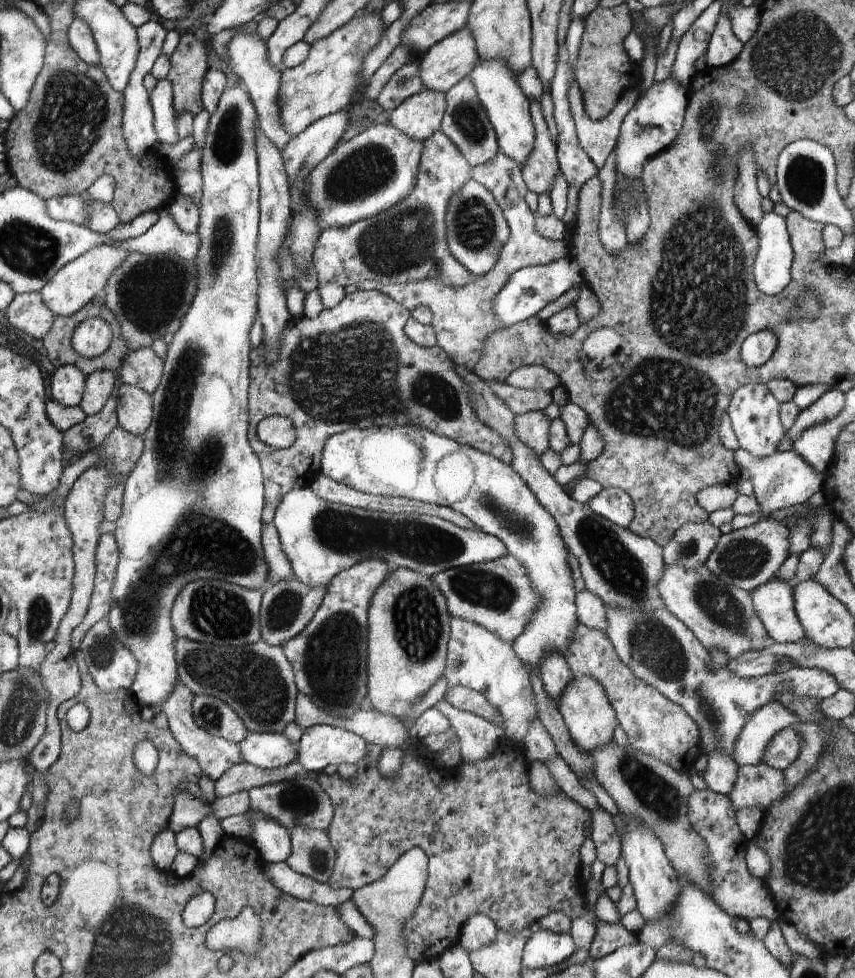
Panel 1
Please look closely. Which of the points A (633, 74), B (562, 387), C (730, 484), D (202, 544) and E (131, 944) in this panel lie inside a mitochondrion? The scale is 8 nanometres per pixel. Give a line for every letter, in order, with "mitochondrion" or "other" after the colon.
A: other
B: other
C: other
D: mitochondrion
E: mitochondrion

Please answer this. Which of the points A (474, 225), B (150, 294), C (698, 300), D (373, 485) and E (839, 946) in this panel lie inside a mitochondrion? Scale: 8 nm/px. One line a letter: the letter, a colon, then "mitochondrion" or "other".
A: mitochondrion
B: mitochondrion
C: mitochondrion
D: other
E: other

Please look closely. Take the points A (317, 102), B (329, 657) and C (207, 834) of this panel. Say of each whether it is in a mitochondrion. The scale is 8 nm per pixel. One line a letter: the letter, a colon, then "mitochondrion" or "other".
A: other
B: mitochondrion
C: other

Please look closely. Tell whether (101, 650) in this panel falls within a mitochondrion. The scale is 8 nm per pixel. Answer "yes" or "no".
yes

